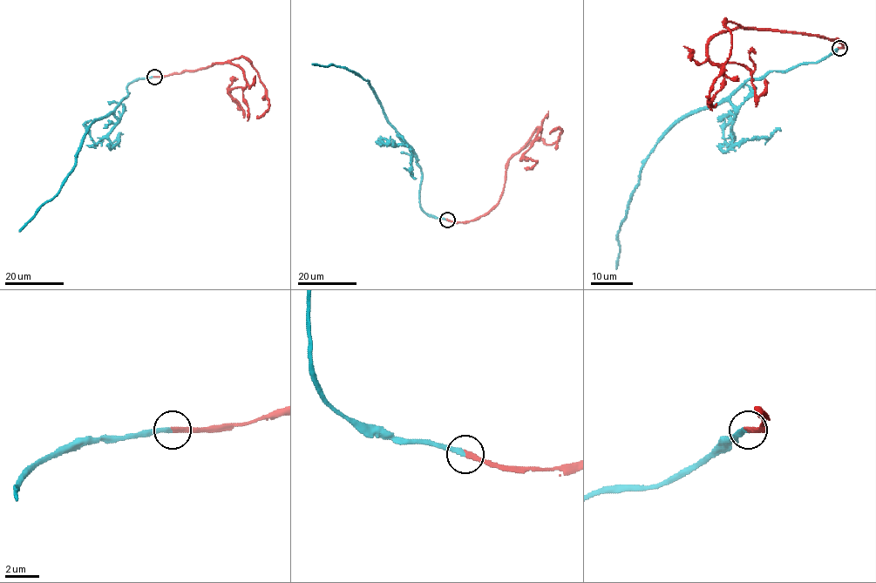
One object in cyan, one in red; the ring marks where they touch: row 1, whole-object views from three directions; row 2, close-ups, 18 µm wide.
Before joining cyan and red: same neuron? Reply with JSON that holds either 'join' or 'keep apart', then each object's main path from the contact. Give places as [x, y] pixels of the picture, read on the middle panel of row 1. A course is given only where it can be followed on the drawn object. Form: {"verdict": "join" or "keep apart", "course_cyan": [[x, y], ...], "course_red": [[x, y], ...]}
{"verdict": "join", "course_cyan": [[447, 220], [430, 216], [422, 209], [422, 172], [416, 154], [388, 120], [366, 80], [344, 67], [312, 64]], "course_red": [[447, 220], [472, 220], [494, 206], [505, 183], [505, 163], [539, 128], [523, 158], [535, 163], [525, 167]]}

